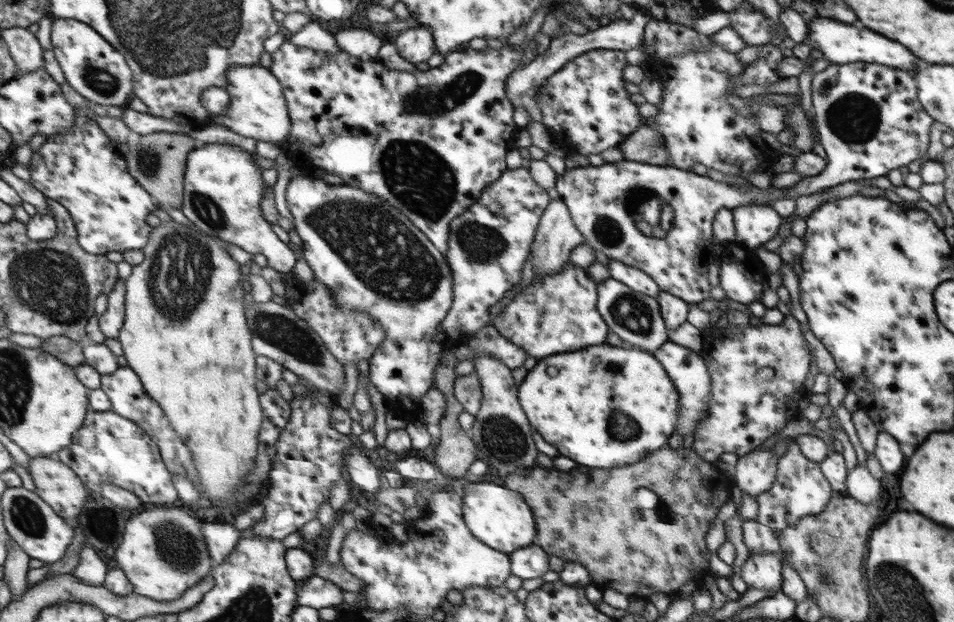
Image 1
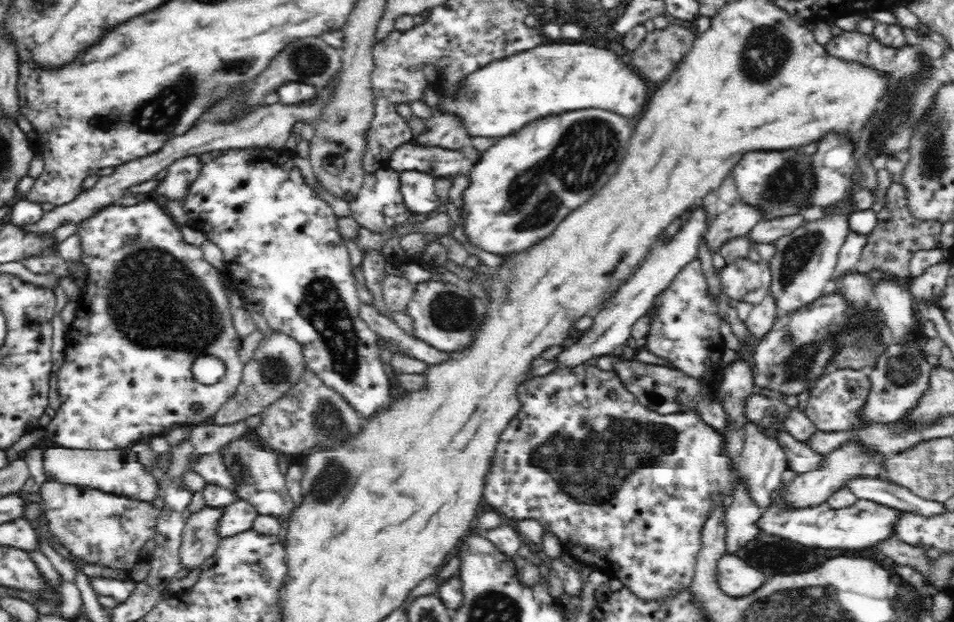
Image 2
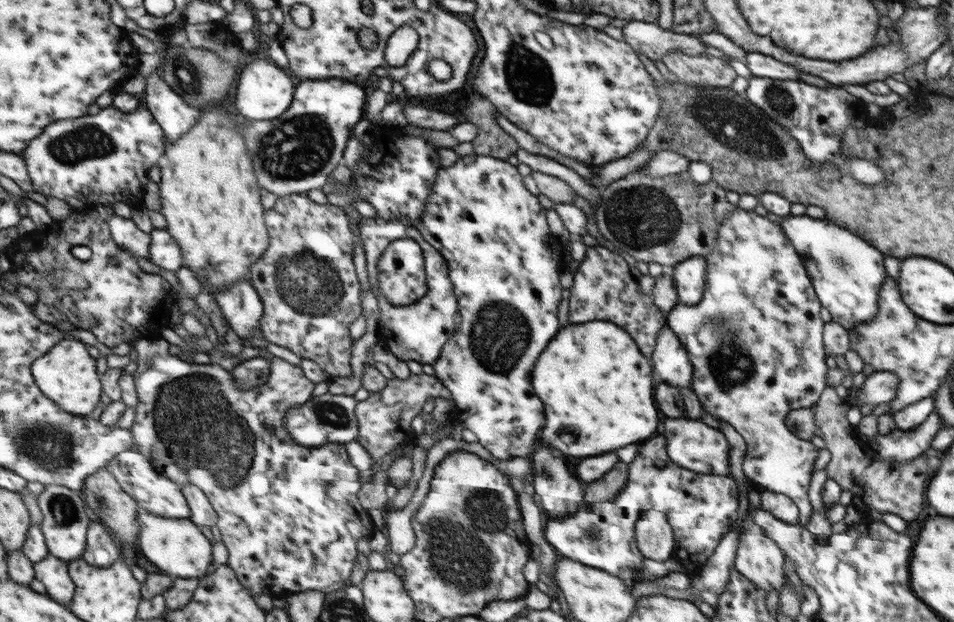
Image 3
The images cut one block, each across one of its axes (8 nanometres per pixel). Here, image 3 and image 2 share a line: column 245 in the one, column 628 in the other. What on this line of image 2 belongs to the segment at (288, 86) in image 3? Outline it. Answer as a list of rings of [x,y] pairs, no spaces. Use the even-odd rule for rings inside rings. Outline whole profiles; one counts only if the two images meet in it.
[[[561,41],[560,43],[540,44],[536,48],[531,48],[527,51],[522,51],[512,56],[504,57],[500,60],[492,61],[487,66],[479,68],[478,71],[473,72],[466,78],[467,92],[466,95],[460,99],[452,99],[450,95],[441,95],[441,112],[436,110],[436,113],[453,112],[456,116],[463,118],[464,126],[468,130],[470,136],[484,136],[484,137],[504,137],[516,134],[518,130],[525,128],[527,124],[538,119],[550,116],[552,114],[560,114],[568,111],[575,111],[584,108],[602,108],[608,109],[612,112],[620,112],[620,116],[636,116],[636,112],[640,112],[640,108],[644,106],[644,100],[649,98],[650,90],[644,86],[644,82],[640,74],[634,74],[633,68],[628,64],[624,64],[627,60],[620,60],[612,50],[604,50],[604,48],[596,48],[596,46],[588,46],[588,44],[580,43],[578,41]]]

